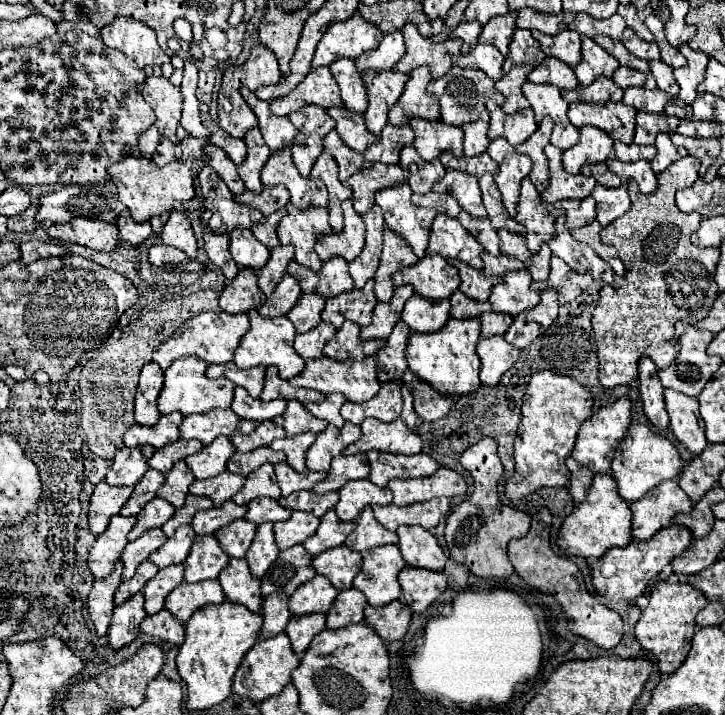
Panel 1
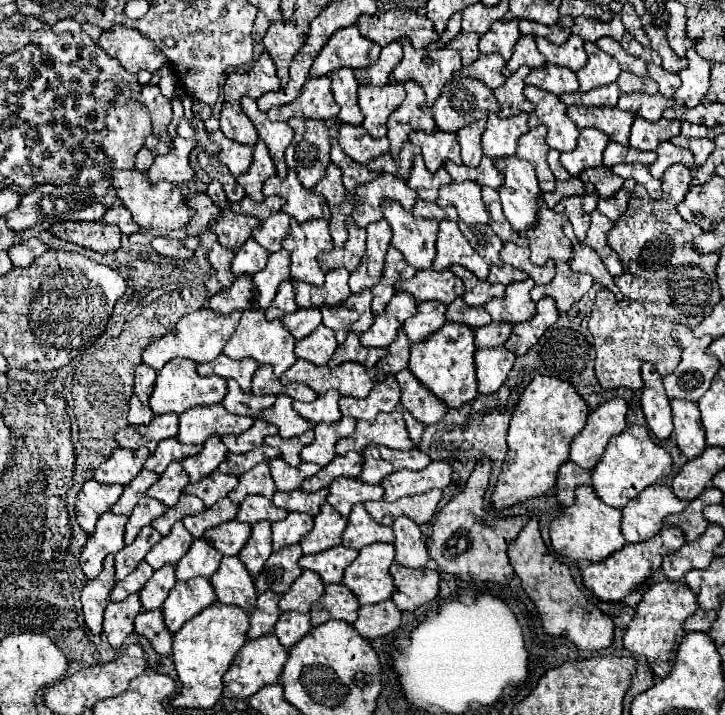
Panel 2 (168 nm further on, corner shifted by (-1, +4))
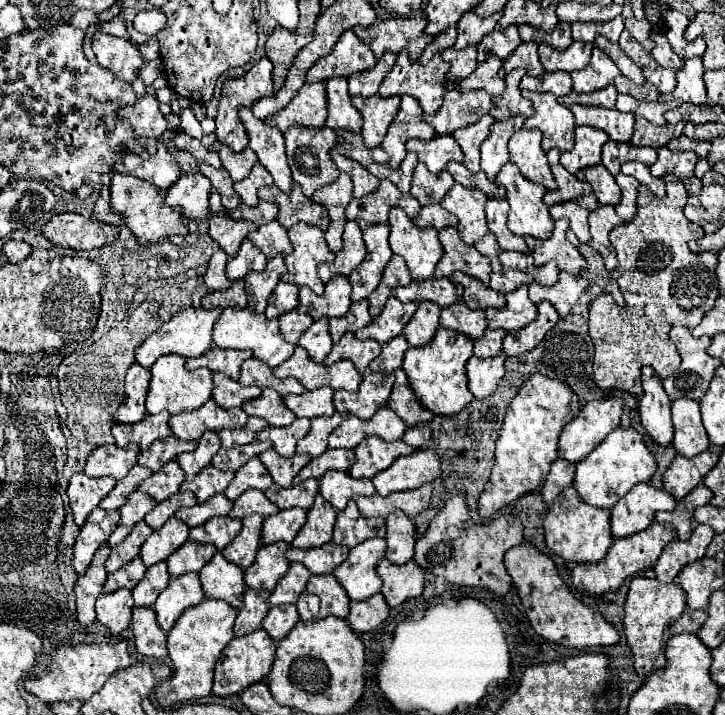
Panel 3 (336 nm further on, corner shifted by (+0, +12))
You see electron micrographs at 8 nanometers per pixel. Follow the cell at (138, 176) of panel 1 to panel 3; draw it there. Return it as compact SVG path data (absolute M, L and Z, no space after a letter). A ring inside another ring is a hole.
M113 174L111 182L111 212L123 216L125 226L133 232L133 236L139 240L139 246L153 246L165 240L171 234L189 234L185 224L181 222L181 212L179 208L171 208L163 204L163 196L159 194L157 188L151 188L151 184L129 176L129 174Z

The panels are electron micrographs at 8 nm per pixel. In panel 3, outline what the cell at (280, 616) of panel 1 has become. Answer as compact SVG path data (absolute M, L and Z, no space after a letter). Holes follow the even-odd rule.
M251 588L245 590L243 606L237 610L237 618L233 626L235 636L245 636L261 628L261 622L269 612L267 598L269 598L269 592L265 590L251 590Z

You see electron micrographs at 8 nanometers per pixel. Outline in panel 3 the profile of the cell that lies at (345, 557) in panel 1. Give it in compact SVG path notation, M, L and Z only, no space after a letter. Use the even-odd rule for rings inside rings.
M327 542L319 548L309 548L309 550L289 548L285 556L289 562L301 562L311 574L329 574L347 558L347 552L349 552L347 546L337 546L333 542Z

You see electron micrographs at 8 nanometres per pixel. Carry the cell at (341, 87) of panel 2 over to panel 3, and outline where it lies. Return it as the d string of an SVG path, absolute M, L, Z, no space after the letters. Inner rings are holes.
M327 80L327 120L325 126L331 130L361 132L359 112L351 108L351 96L347 92L347 80Z

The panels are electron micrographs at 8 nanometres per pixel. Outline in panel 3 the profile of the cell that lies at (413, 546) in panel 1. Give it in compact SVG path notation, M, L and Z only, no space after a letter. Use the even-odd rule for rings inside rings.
M399 510L387 516L387 550L385 558L393 564L403 564L413 558L415 548L415 524Z

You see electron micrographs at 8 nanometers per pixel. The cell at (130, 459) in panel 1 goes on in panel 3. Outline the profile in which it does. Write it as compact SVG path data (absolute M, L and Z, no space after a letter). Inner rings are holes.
M105 444L95 448L87 462L83 472L91 478L103 478L103 476L113 476L115 480L121 480L127 476L127 472L137 464L137 446L129 448L117 448L115 444Z

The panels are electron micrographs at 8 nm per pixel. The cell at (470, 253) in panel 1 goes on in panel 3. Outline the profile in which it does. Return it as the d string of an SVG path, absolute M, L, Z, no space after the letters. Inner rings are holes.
M445 228L439 232L439 240L443 244L443 258L435 268L435 276L451 276L455 272L463 272L467 276L473 276L481 280L485 286L489 286L489 274L491 264L489 260L479 254L473 246L463 244L457 228Z

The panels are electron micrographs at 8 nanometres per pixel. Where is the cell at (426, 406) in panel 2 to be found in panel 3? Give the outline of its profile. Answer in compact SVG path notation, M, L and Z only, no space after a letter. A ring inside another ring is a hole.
M399 368L393 372L395 374L395 384L393 384L393 392L387 400L387 408L395 410L397 416L407 424L407 426L419 426L419 424L427 424L433 420L433 414L429 410L423 410L417 404L415 392L409 386L409 380L405 376L405 370Z

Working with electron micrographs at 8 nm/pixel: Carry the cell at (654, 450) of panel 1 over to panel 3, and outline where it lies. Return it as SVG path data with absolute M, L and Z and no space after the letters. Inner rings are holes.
M615 428L607 438L577 464L573 486L579 498L595 508L611 508L621 496L625 496L635 484L649 482L657 470L655 456L647 450L643 436L631 428Z

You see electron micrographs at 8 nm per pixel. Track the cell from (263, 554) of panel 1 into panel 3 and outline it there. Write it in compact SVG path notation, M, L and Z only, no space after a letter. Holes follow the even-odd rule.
M251 514L251 516L245 516L241 522L243 522L241 532L237 534L237 538L229 546L225 546L225 550L221 554L245 570L253 564L255 552L261 546L261 522L263 522L263 518L259 514Z

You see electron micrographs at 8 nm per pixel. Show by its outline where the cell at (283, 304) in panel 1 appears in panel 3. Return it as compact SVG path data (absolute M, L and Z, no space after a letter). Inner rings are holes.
M279 282L275 286L275 292L271 294L271 298L267 302L265 314L269 320L273 320L273 318L279 318L281 314L285 314L289 310L295 310L297 304L299 304L299 286Z

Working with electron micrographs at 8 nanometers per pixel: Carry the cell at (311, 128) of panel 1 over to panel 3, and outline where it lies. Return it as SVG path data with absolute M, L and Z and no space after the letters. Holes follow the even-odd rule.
M289 128L285 134L285 146L287 146L287 158L289 168L293 172L293 180L301 186L303 194L307 198L313 198L313 192L321 186L333 184L339 176L339 170L331 162L331 148L337 144L337 134L331 132L331 128L321 128L315 132L315 128Z

